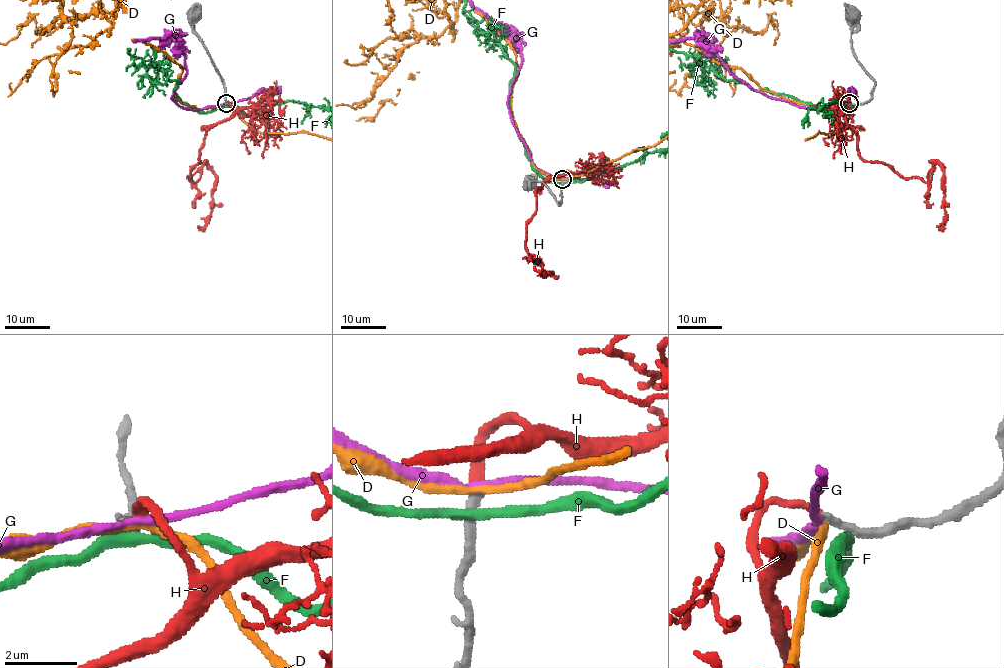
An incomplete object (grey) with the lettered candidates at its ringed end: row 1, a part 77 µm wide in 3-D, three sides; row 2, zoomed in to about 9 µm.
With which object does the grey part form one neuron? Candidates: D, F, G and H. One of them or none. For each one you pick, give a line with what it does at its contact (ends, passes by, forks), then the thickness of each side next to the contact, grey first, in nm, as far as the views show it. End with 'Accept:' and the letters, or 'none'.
H: it ends | 240/240 nm
Accept: H

